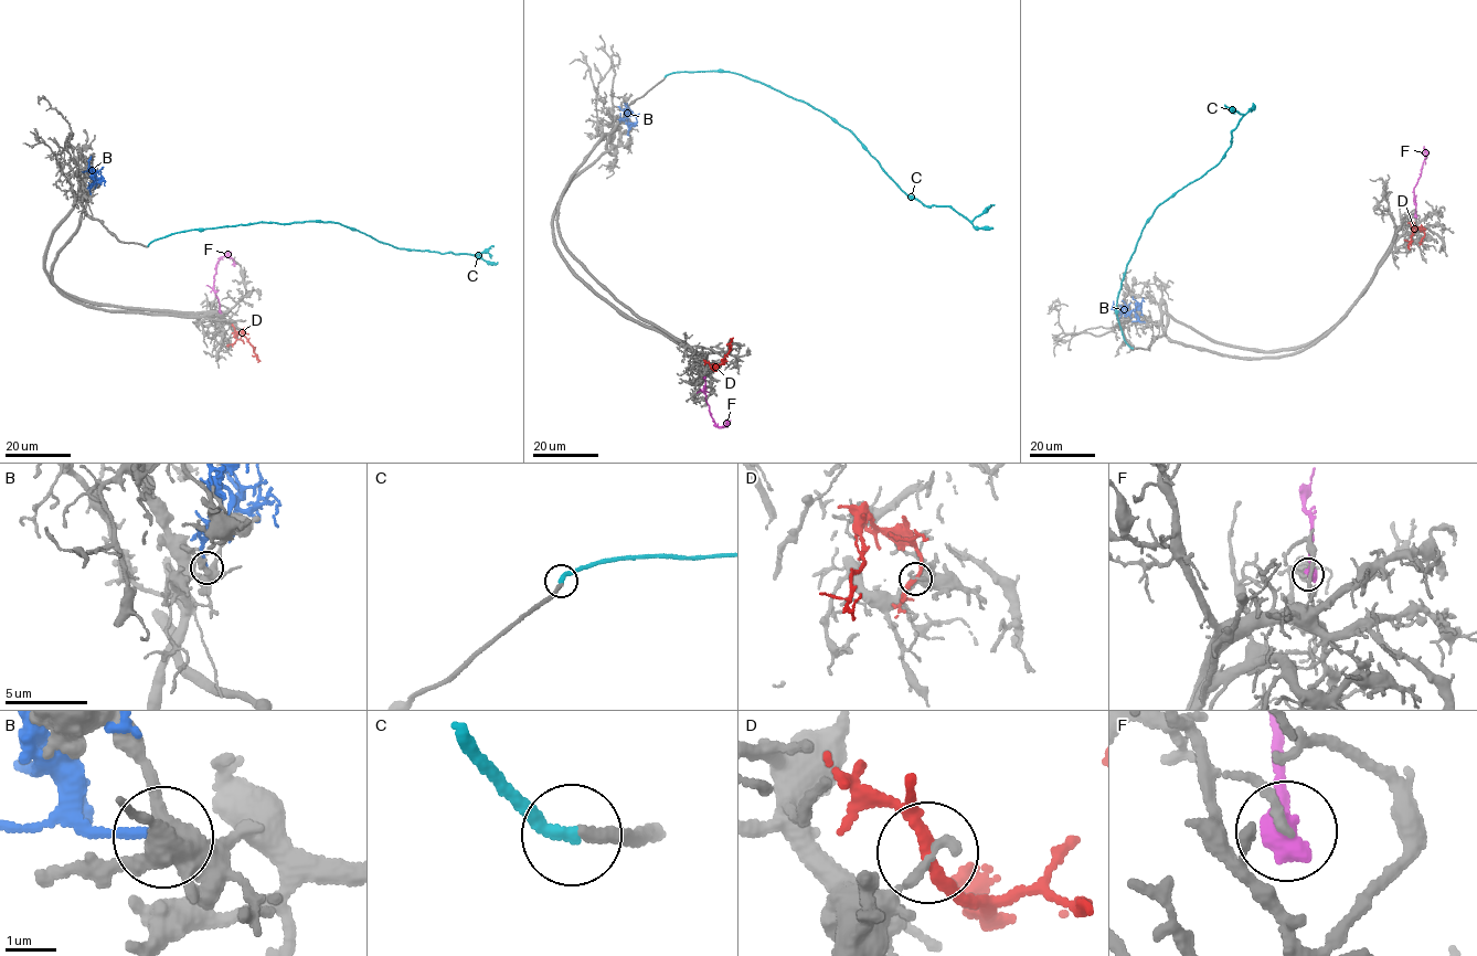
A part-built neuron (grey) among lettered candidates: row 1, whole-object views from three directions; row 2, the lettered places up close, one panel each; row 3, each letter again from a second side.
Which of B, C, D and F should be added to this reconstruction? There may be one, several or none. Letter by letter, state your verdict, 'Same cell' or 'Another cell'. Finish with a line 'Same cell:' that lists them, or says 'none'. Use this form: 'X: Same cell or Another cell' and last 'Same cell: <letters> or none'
B: Another cell
C: Same cell
D: Another cell
F: Another cell
Same cell: C

